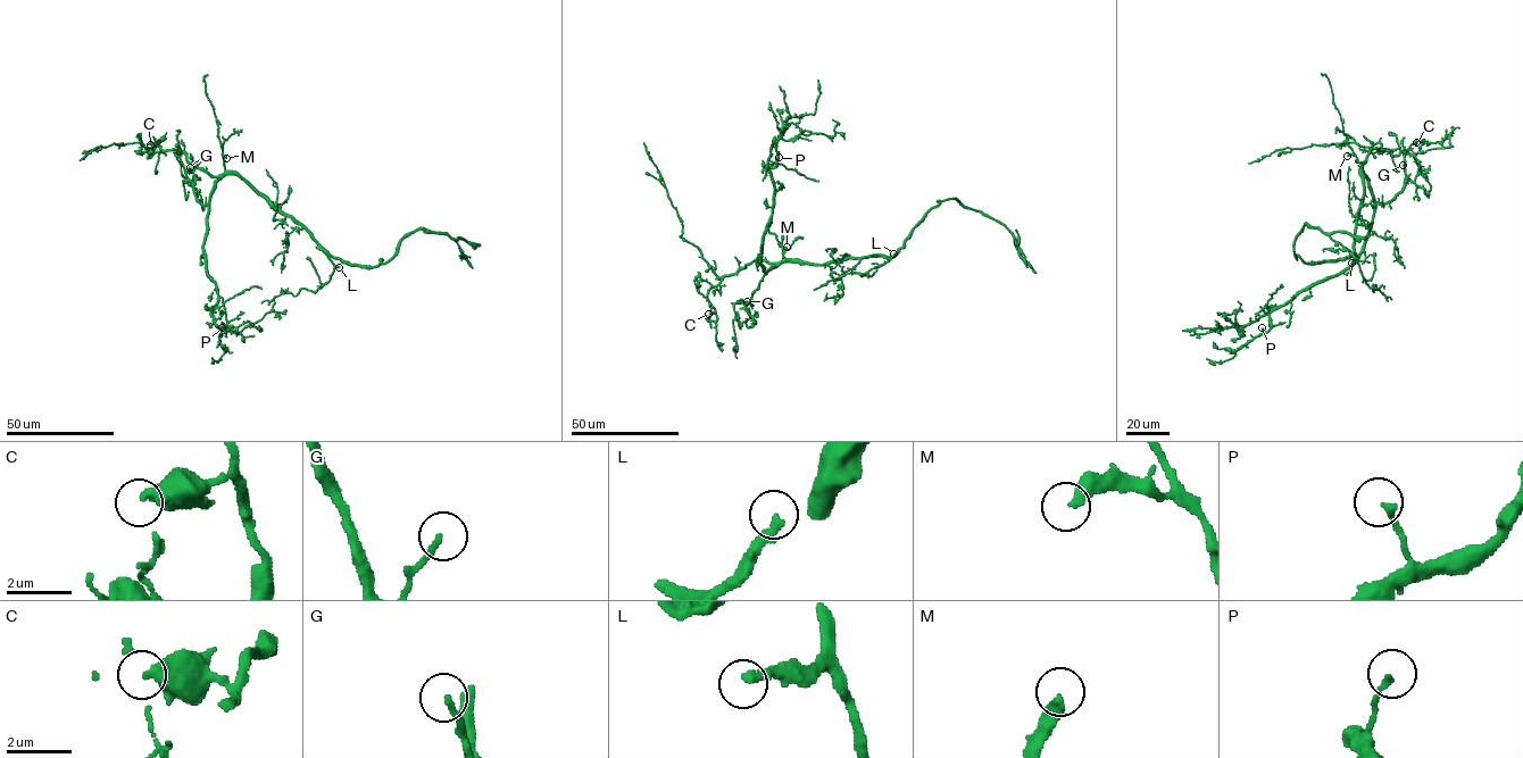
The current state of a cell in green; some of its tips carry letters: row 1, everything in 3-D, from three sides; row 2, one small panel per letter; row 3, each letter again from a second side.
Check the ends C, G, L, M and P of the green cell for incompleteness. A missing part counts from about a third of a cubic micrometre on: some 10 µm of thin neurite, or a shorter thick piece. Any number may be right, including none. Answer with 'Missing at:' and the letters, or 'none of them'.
Missing at: L

